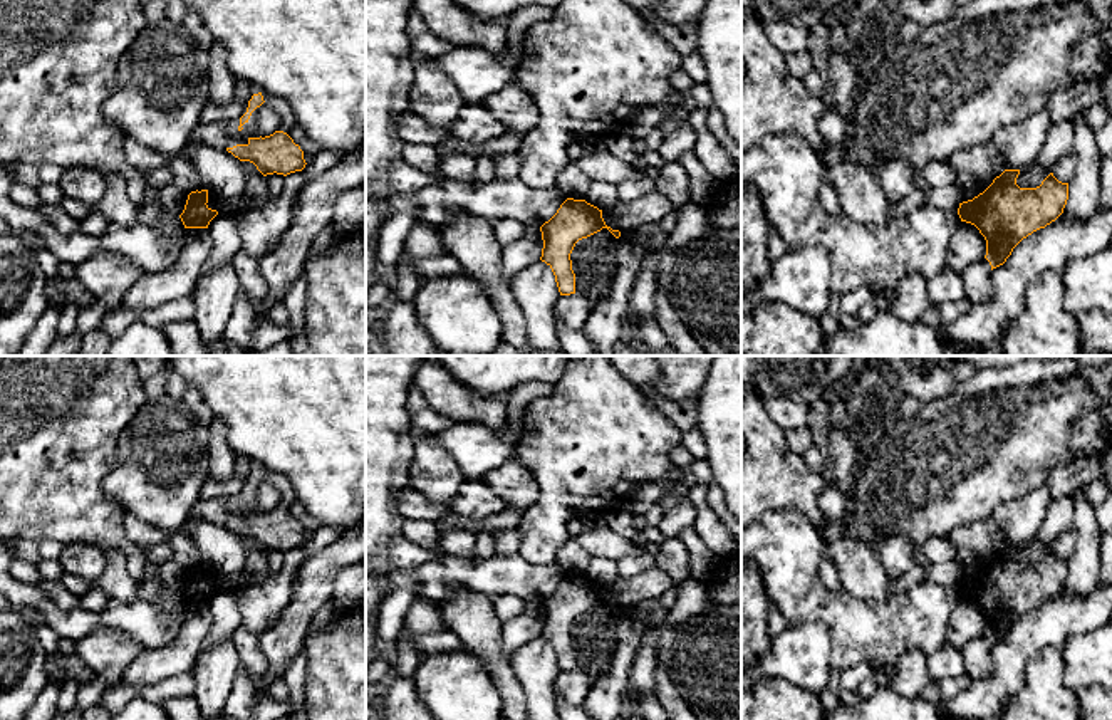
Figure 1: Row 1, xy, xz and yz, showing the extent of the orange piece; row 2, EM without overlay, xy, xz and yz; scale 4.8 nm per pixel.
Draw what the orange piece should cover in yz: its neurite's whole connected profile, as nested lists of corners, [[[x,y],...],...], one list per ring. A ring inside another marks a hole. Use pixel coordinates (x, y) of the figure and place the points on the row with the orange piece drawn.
[[[1005,170],[993,183],[973,200],[959,203],[961,222],[974,225],[986,240],[986,255],[991,270],[1003,265],[1013,248],[1033,232],[1055,222],[1068,200],[1068,183],[1058,181],[1050,173],[1037,188],[1020,188],[1016,178],[1020,170]]]

